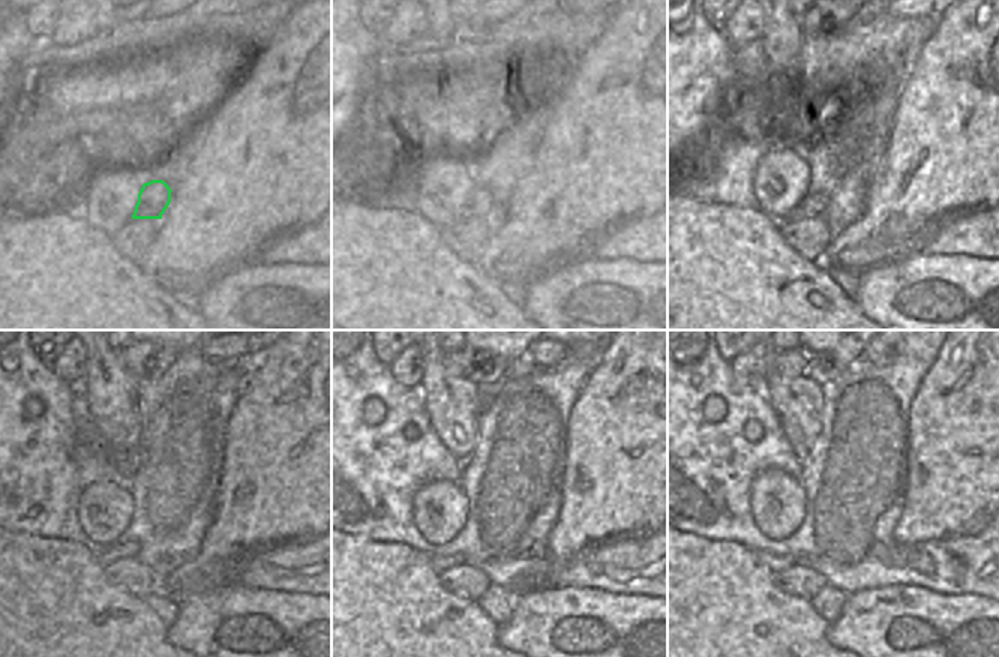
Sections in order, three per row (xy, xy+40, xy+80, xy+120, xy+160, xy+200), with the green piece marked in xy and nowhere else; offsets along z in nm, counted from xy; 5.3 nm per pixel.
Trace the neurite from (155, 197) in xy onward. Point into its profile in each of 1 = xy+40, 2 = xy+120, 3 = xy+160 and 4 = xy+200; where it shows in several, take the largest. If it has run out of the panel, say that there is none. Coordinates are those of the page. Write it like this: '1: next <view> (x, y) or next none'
1: next xy+40 (480, 203)
2: next xy+120 (129, 549)
3: next xy+160 (441, 563)
4: next xy+200 (776, 563)

